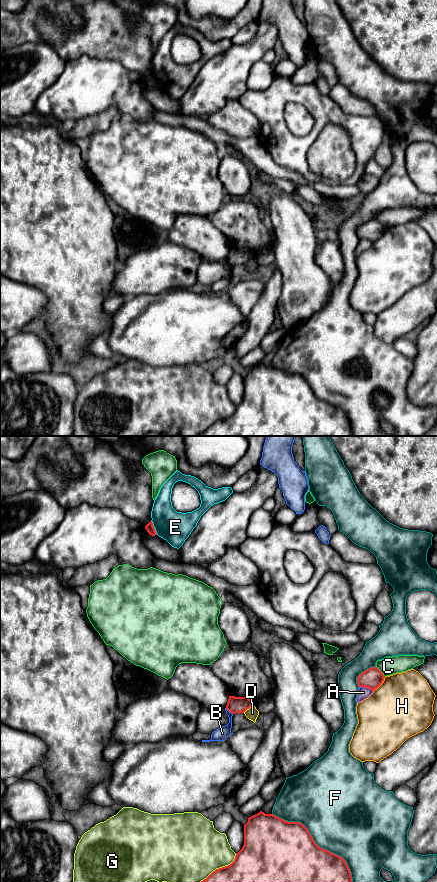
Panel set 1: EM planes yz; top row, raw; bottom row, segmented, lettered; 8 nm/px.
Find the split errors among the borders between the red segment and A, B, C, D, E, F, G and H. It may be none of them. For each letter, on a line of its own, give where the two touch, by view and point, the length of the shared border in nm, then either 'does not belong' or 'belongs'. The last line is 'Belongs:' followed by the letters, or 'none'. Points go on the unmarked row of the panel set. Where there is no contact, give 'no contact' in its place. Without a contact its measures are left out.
A: contact yz (366, 239); length 120 nm; does not belong
B: contact yz (229, 263); length 80 nm; does not belong
C: contact yz (380, 223); length 120 nm; does not belong
D: contact yz (248, 260); length 110 nm; does not belong
E: contact yz (153, 79); length 130 nm; does not belong
F: contact yz (316, 396); length 850 nm; does not belong
G: contact yz (219, 420); length 400 nm; does not belong
H: contact yz (380, 236); length 160 nm; does not belong
Belongs: none

